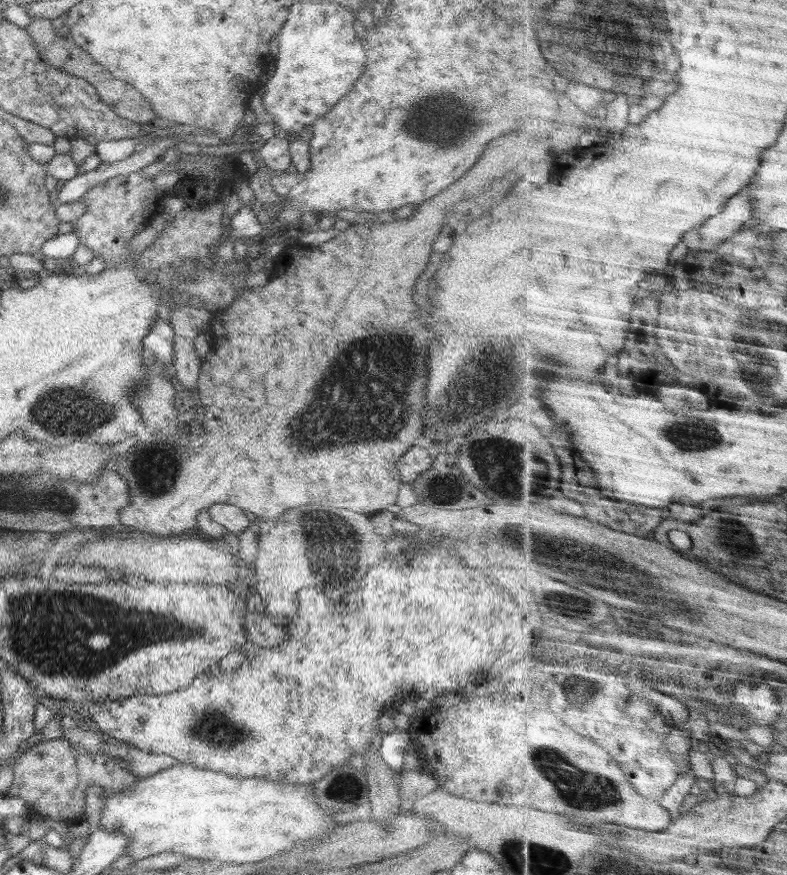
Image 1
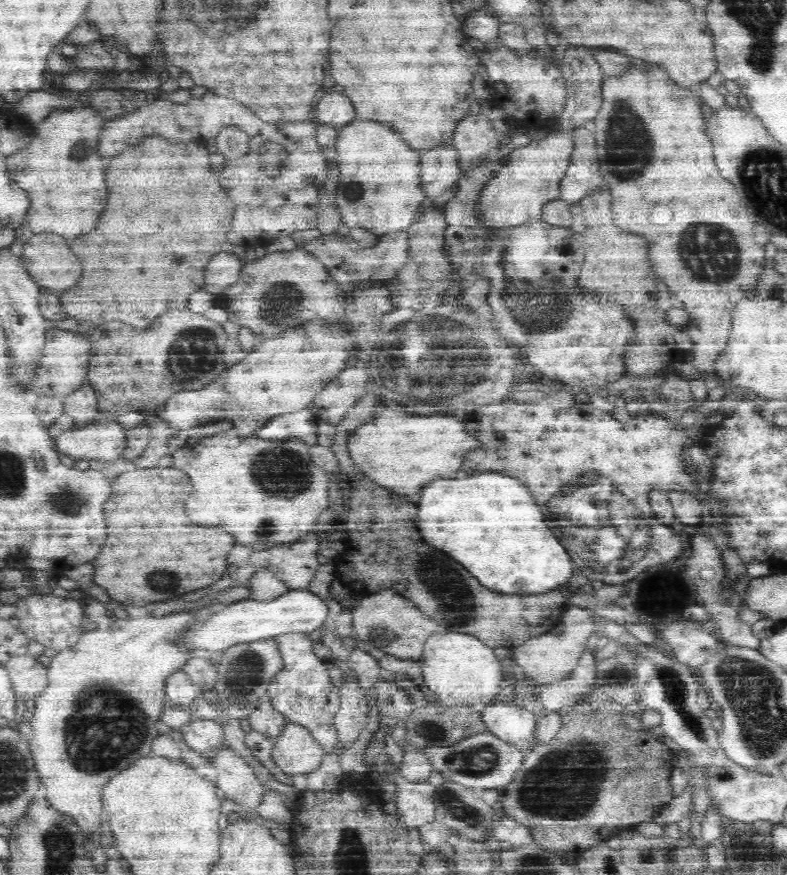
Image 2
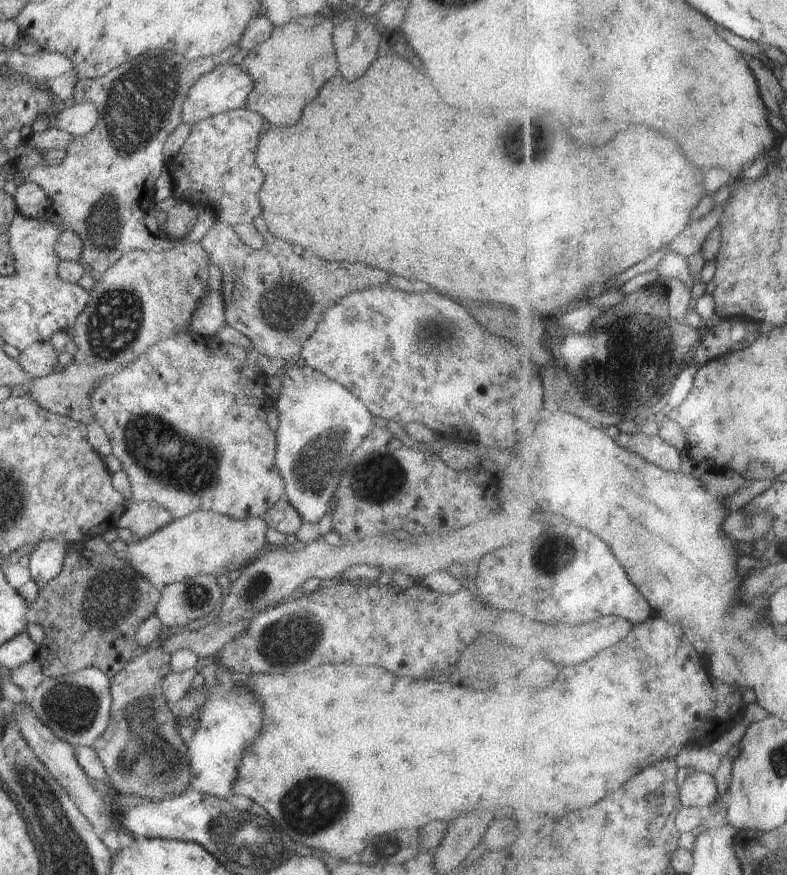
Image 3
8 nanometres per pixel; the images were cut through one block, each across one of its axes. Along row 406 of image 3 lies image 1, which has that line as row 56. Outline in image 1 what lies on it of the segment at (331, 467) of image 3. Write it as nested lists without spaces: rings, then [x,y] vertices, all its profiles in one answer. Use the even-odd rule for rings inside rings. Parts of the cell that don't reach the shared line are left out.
[[[294,2],[277,39],[280,48],[274,58],[276,70],[262,97],[272,123],[287,134],[302,135],[332,104],[340,102],[352,84],[364,74],[366,54],[352,24],[355,12],[337,2]]]

